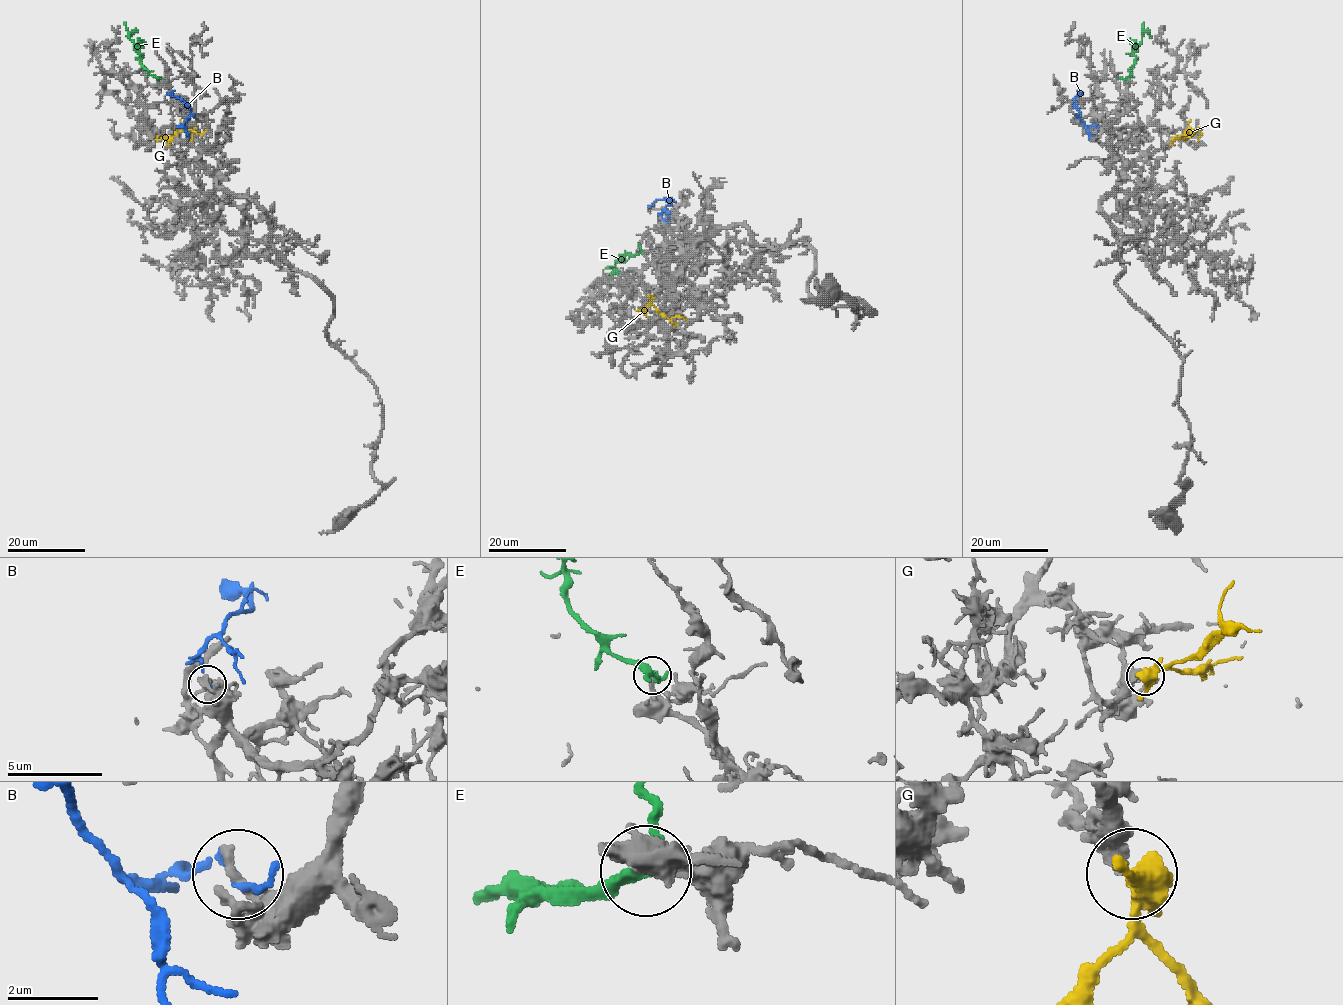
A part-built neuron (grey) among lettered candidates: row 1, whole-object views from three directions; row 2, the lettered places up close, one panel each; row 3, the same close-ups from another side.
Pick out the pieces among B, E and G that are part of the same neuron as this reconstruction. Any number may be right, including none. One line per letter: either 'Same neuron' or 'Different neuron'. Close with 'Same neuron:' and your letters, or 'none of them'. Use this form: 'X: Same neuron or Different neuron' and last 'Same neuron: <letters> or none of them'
B: Different neuron
E: Same neuron
G: Different neuron
Same neuron: E

